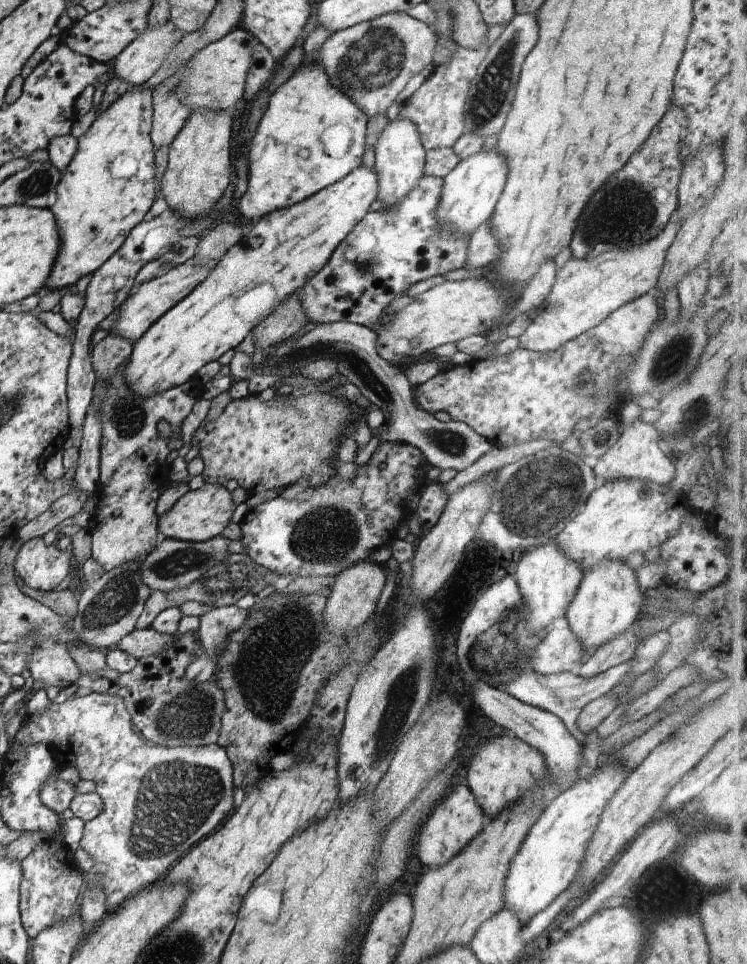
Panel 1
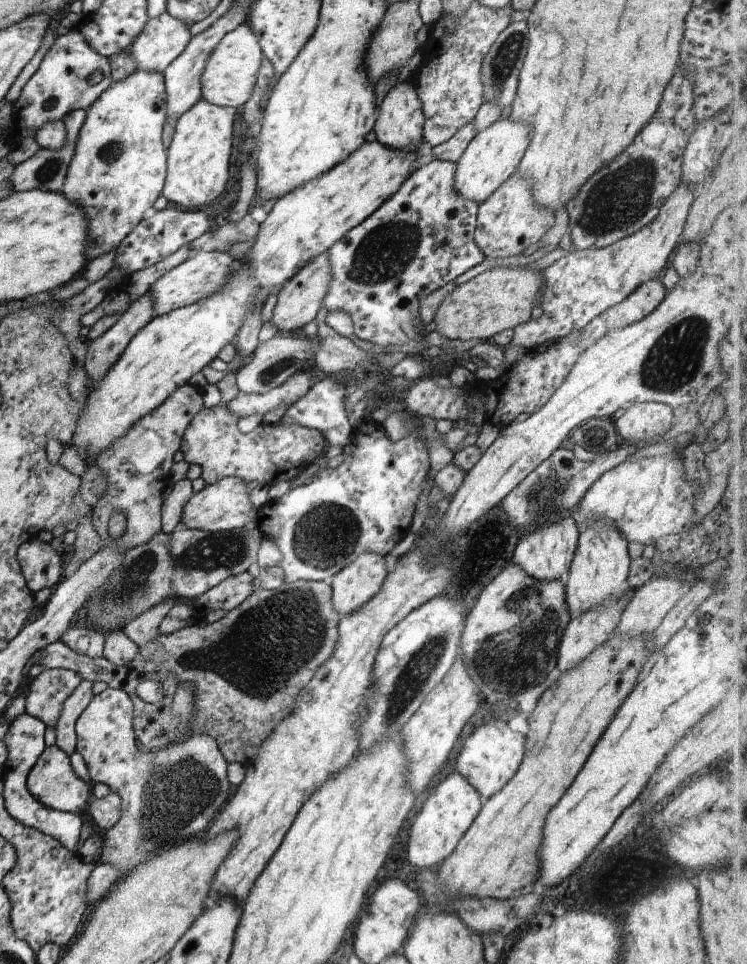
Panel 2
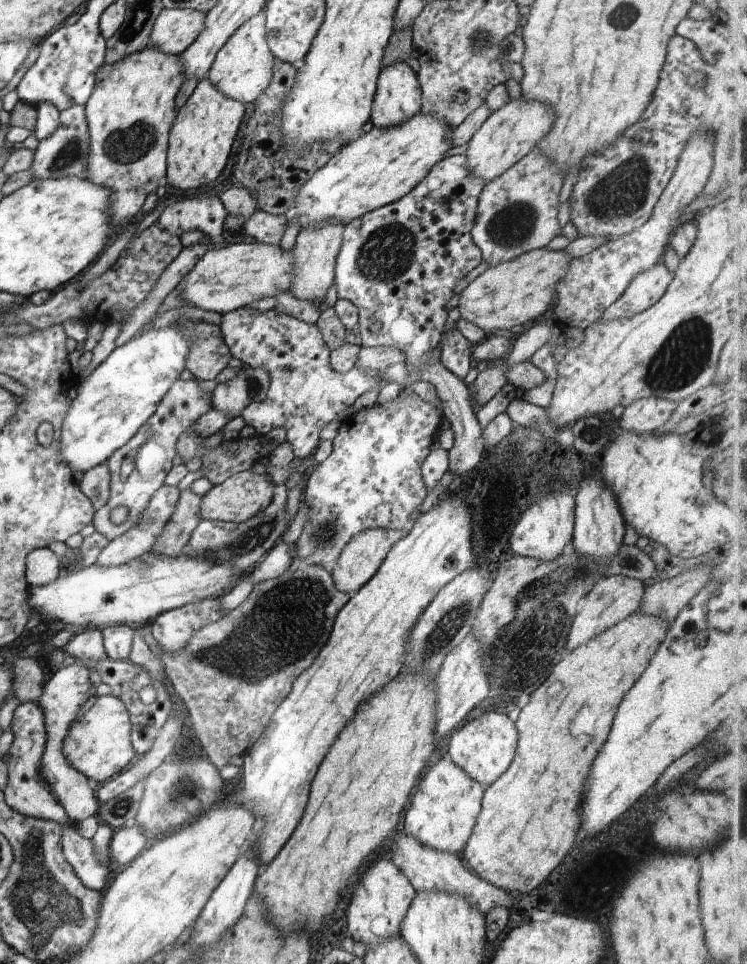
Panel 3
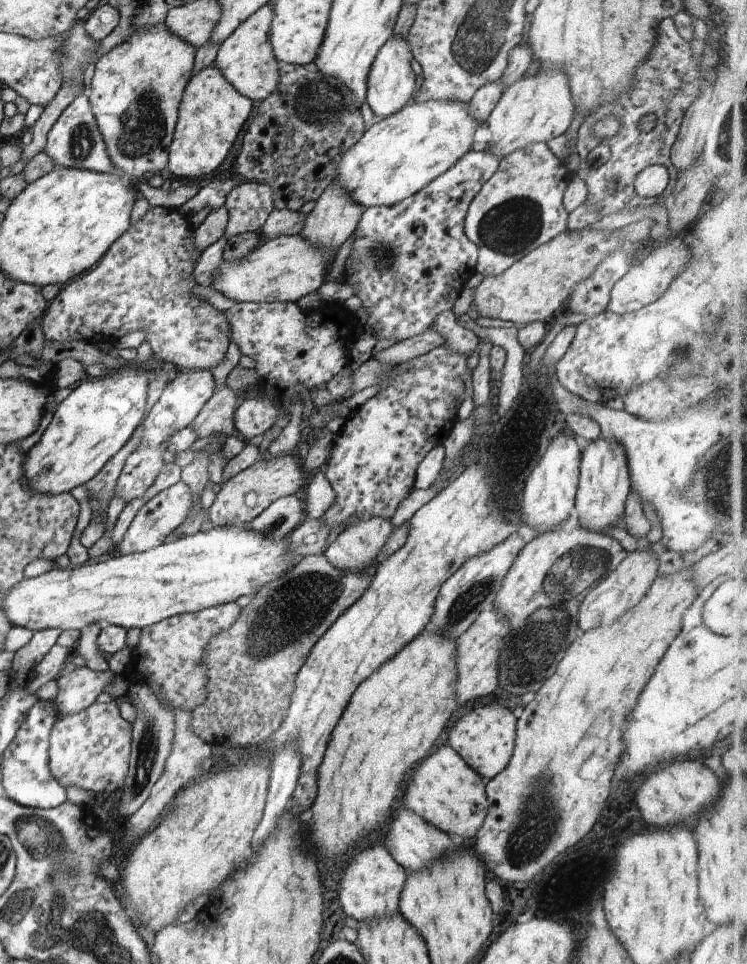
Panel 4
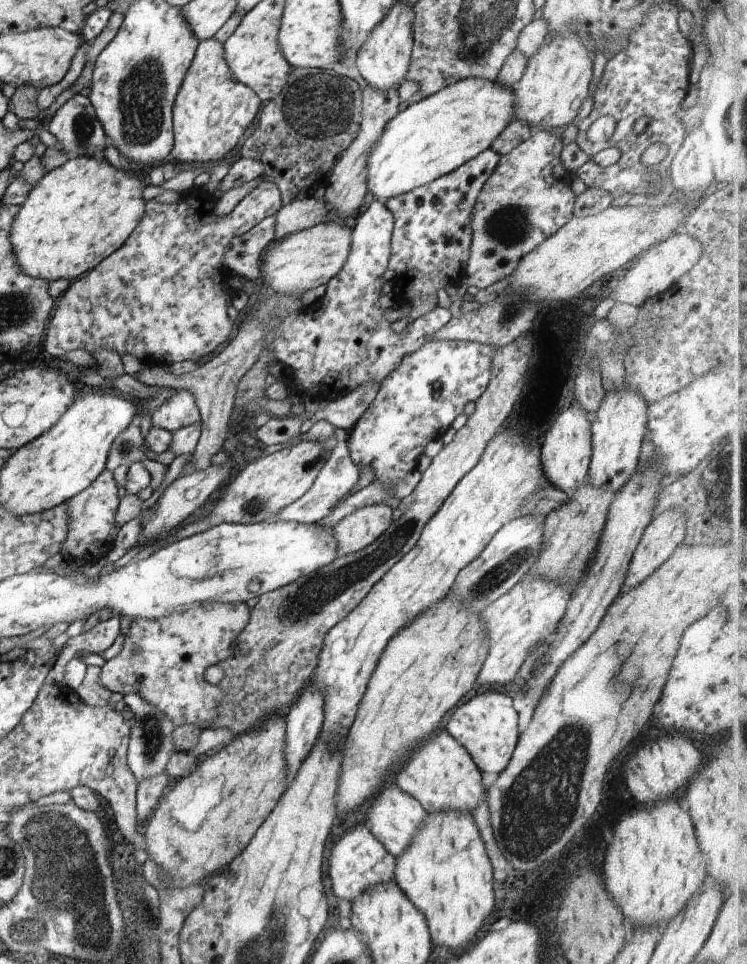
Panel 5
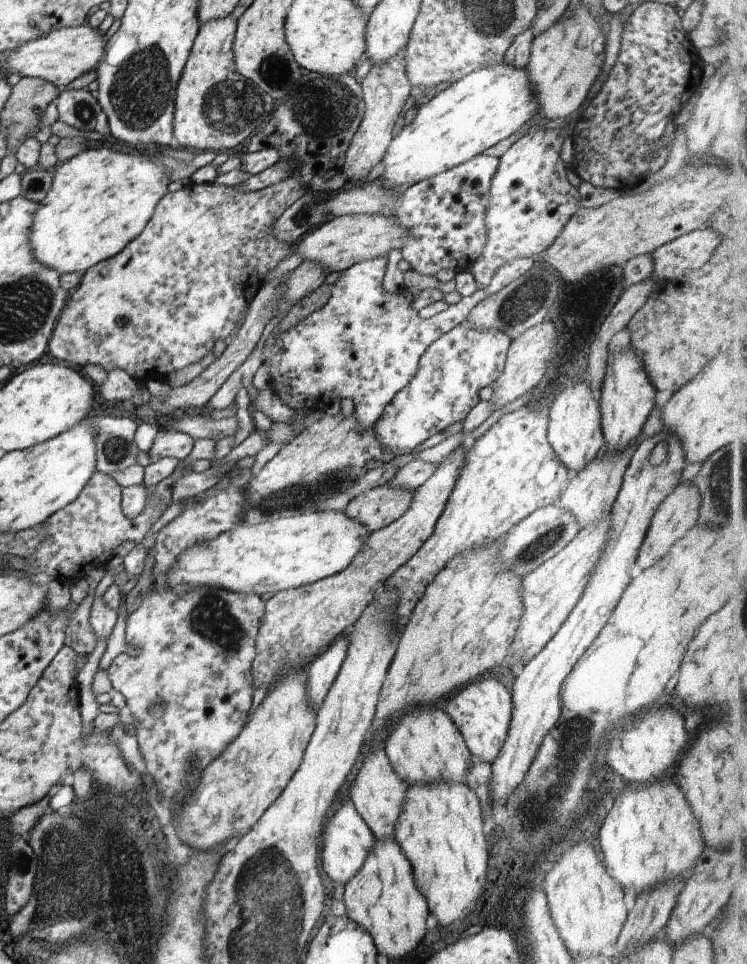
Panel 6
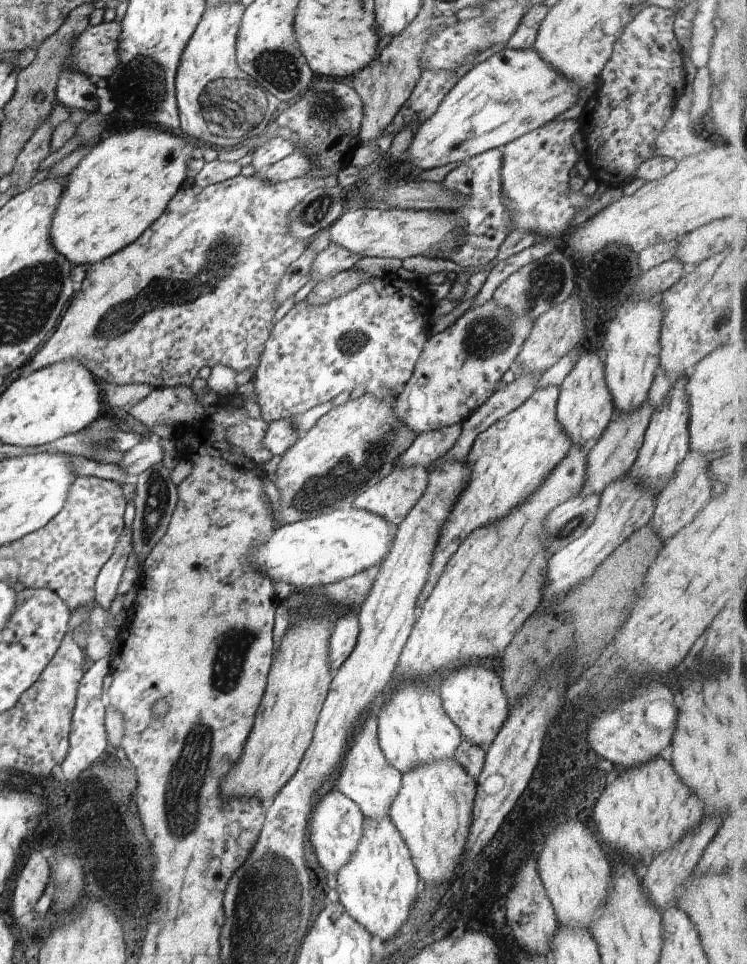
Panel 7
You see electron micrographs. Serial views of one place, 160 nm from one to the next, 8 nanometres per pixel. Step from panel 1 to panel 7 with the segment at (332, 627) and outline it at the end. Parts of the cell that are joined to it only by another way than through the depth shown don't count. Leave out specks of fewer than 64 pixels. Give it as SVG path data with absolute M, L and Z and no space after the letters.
M423 466L396 467L385 477L378 477L376 484L362 491L352 506L367 510L385 518L390 524L398 526L412 510L416 501L425 493L428 482L428 470Z

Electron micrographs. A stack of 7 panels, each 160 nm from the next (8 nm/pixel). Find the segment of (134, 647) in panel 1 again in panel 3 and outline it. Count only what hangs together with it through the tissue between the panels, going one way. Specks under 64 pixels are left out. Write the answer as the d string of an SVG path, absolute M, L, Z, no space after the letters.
M302 560L294 572L288 569L277 578L254 584L244 602L228 612L224 619L194 633L189 644L173 655L165 655L159 646L154 646L154 640L150 642L153 655L165 668L173 690L184 701L198 748L214 766L222 768L228 758L235 754L244 756L260 738L262 731L271 723L276 709L291 693L293 682L314 662L326 644L336 615L350 597L350 594L336 588L333 576L325 566Z

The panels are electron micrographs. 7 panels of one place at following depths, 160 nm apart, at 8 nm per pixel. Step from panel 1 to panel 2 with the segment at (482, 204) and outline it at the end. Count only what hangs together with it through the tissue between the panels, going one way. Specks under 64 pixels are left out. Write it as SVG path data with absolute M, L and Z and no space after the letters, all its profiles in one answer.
M510 117L497 119L493 124L478 132L464 150L462 157L456 162L456 191L462 197L472 199L478 204L489 198L502 182L516 172L531 144L532 132L531 126L521 121L514 121Z

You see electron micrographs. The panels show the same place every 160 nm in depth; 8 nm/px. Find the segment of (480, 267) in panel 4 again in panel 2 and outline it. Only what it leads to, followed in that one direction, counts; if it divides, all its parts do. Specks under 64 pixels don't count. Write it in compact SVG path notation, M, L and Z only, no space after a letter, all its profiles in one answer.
M513 173L502 182L489 198L479 204L475 244L488 259L520 255L532 244L539 242L554 226L552 211L540 207L534 201L531 181Z

